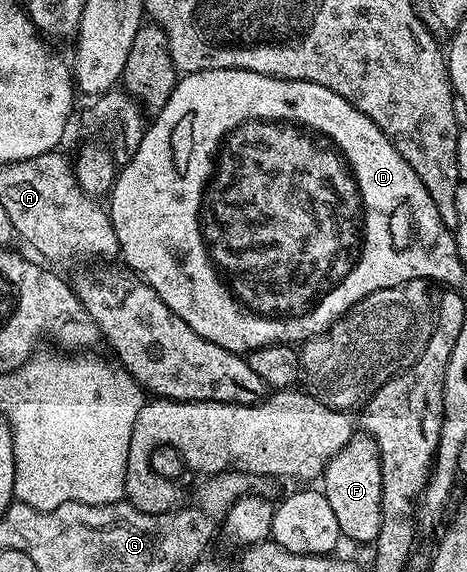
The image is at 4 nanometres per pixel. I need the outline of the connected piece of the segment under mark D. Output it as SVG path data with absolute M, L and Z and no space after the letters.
M244 69L201 71L191 75L182 75L175 82L174 92L168 97L164 109L157 112L153 119L147 126L140 145L129 156L130 160L127 161L126 168L123 171L121 168L117 172L114 187L108 196L108 210L114 232L118 238L118 250L121 258L123 260L126 258L127 265L134 270L131 272L143 283L147 283L160 297L160 301L164 301L164 305L168 305L168 309L172 309L172 313L176 313L176 317L180 317L180 321L192 325L192 329L196 329L196 333L200 337L212 341L212 345L220 345L220 349L249 353L255 351L257 347L270 347L273 343L298 345L314 335L319 335L321 331L327 331L348 308L355 307L361 299L368 297L368 293L376 293L380 289L388 289L389 287L399 287L402 284L402 263L410 263L410 255L398 255L398 279L396 279L394 277L394 247L410 247L410 239L430 239L430 235L434 231L436 211L431 208L428 189L424 189L424 185L420 181L420 177L416 177L412 165L408 165L408 161L404 161L404 157L400 157L400 153L394 148L390 138L371 119L364 117L364 113L360 113L360 109L356 109L348 101L344 101L344 97L332 93L330 89L324 89L322 85L296 81L295 79L277 79L276 77L268 77L264 73L252 73Z

